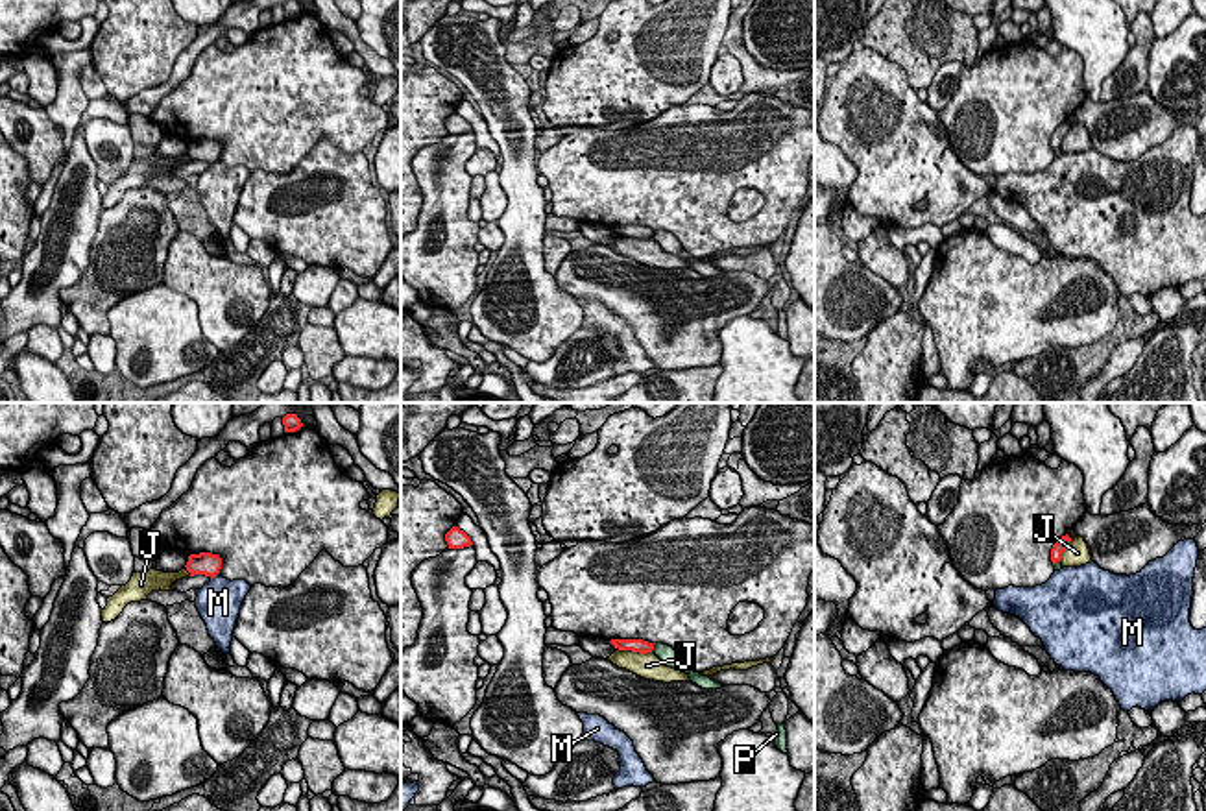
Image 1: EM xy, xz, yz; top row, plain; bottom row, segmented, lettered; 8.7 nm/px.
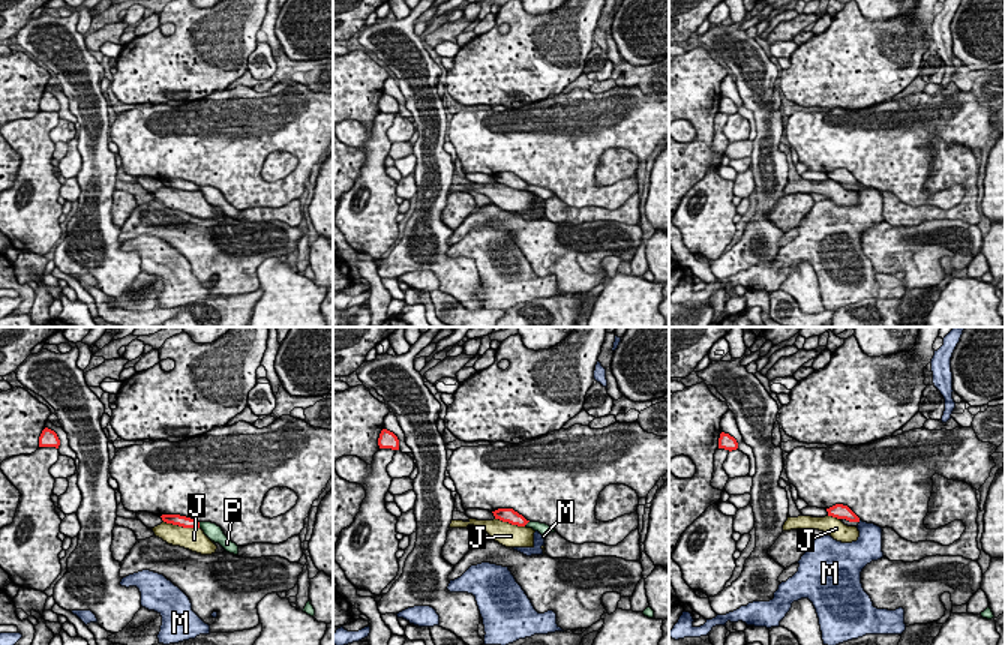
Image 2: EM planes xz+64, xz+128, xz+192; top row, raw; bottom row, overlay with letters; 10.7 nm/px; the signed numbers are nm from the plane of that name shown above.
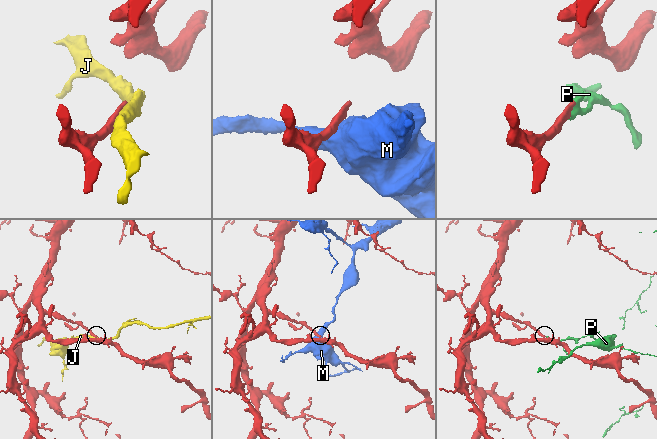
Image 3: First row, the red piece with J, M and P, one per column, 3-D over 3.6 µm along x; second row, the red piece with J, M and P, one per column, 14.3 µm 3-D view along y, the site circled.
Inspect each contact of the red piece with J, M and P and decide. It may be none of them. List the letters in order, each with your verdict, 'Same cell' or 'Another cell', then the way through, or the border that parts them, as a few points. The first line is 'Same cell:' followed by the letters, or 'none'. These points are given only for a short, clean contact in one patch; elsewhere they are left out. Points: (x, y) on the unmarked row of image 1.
Same cell: none
J: Another cell
M: Another cell. Boundary: xy (217, 159), (211, 165)
P: Another cell. Boundary: xz (654, 231), (651, 237)

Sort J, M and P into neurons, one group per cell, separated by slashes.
J / M / P

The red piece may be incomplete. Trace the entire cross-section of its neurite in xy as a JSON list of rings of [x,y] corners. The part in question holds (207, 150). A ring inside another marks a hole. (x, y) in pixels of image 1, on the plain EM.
[[[211,139],[190,140],[185,153],[190,159],[190,163],[205,161],[214,164],[222,155],[222,144]]]

